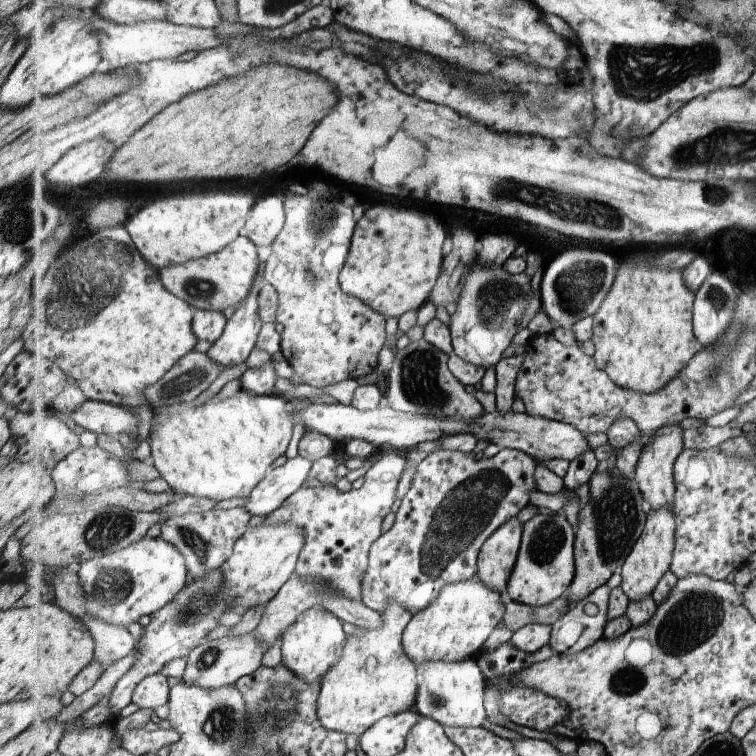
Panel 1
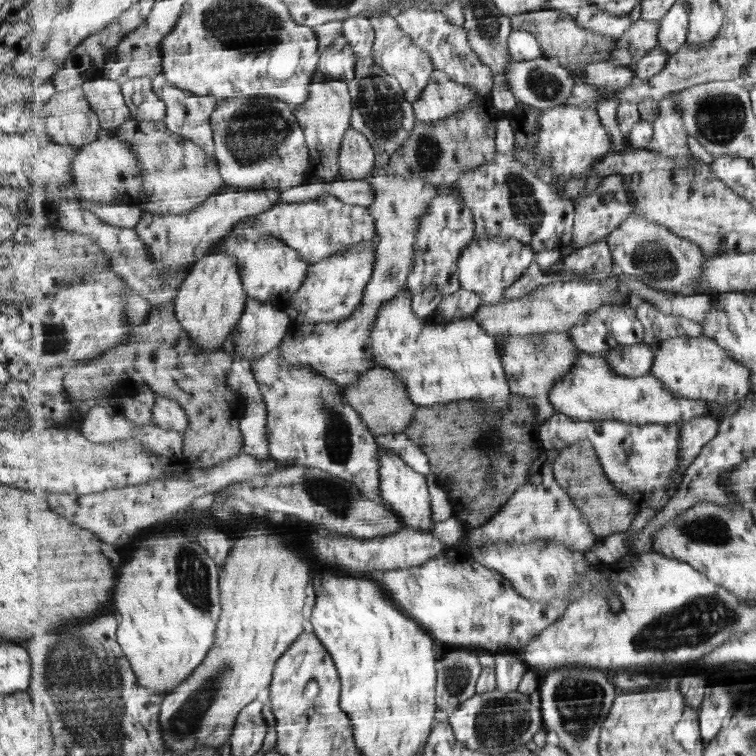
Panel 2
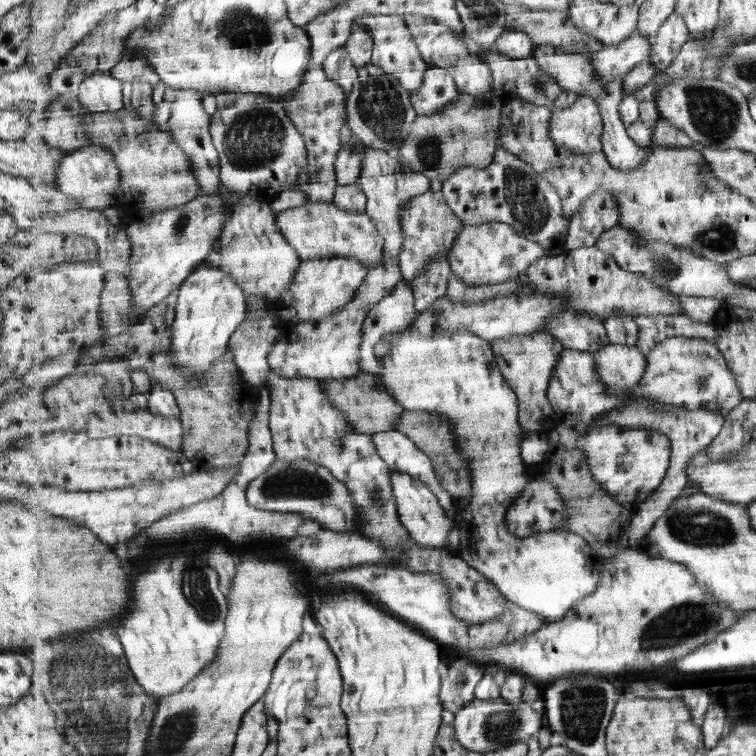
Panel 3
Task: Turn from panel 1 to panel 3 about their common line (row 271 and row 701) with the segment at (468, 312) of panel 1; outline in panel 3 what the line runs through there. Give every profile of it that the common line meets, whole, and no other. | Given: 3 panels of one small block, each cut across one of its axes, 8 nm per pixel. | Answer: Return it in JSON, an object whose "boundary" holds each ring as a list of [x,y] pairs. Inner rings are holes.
{"boundary":[[[503,697],[485,700],[475,699],[465,704],[456,713],[455,729],[457,740],[475,752],[498,751],[517,742],[528,742],[539,734],[545,725],[543,715],[537,714],[531,705],[523,702],[521,706],[511,706]]]}

